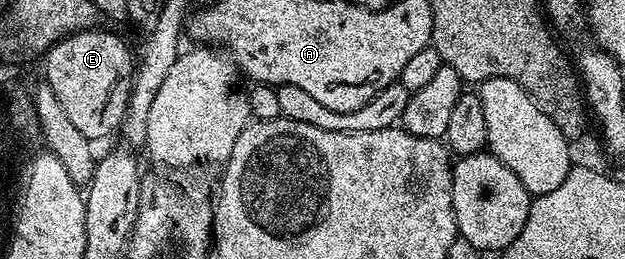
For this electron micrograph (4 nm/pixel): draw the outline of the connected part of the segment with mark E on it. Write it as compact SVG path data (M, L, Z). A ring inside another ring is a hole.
M94 26L85 32L73 32L57 41L43 56L44 83L55 92L72 125L92 142L120 129L135 75L135 56L129 53L128 46L115 33L99 29Z

